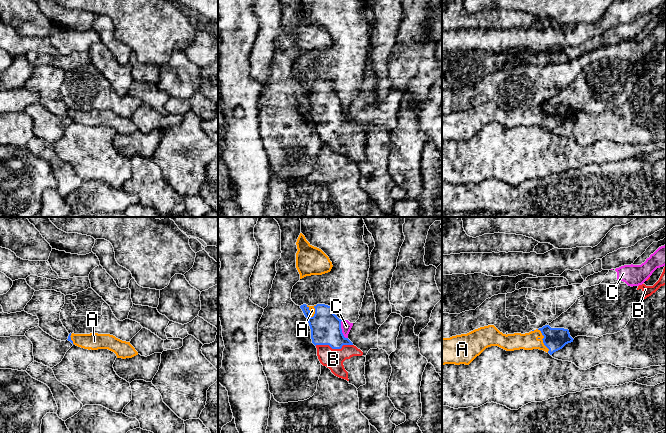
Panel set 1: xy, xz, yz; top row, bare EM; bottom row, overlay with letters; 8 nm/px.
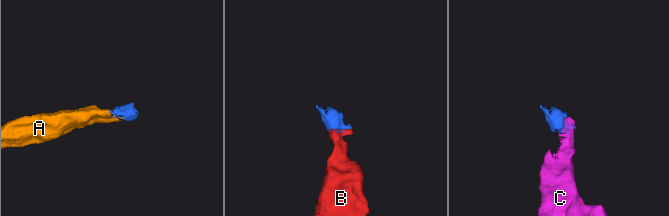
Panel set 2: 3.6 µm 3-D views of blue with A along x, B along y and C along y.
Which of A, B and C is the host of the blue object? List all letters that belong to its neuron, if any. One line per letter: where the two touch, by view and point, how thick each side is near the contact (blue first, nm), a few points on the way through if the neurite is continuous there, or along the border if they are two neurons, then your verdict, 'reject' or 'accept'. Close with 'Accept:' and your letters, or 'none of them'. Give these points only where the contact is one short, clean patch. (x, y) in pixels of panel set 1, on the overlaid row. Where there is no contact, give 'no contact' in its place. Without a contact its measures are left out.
A: meets blue in yz at (542, 339); 180 nm thick on the blue side, 140 nm on the other; accept
B: meets blue in xz at (333, 348); 240 nm thick on the blue side, 160 nm on the other; runs through xz (325, 326), (326, 335), (333, 348), (333, 359); accept
C: meets blue in xz at (341, 330); 240 nm thick on the blue side, 90 nm on the other; border along xz (341, 320), (341, 332), (347, 338); reject
Accept: A, B

